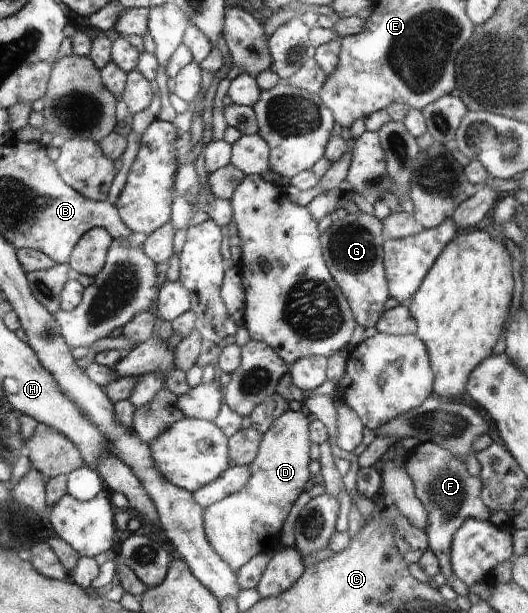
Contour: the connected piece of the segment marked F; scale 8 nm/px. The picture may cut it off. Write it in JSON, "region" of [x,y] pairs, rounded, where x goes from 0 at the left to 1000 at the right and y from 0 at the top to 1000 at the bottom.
{"region":[[[824,721],[794,723],[773,734],[765,767],[778,778],[786,809],[813,842],[813,852],[805,861],[811,874],[811,894],[826,904],[833,933],[847,946],[845,953],[854,956],[869,972],[884,972],[888,969],[886,956],[881,956],[858,936],[852,900],[858,871],[881,848],[926,850],[928,832],[915,822],[909,811],[915,793],[909,775],[888,773],[881,754],[869,744],[858,744],[850,734],[828,728]]]}

